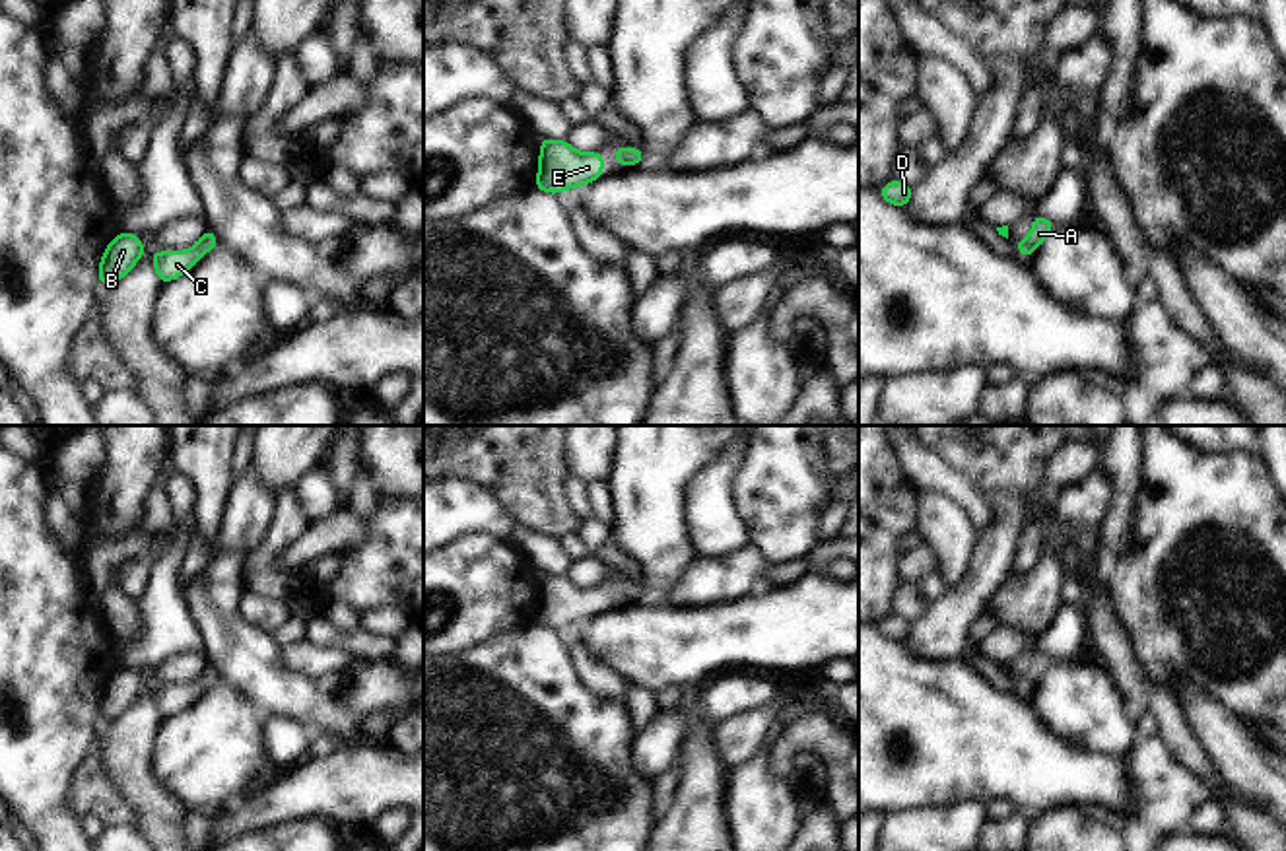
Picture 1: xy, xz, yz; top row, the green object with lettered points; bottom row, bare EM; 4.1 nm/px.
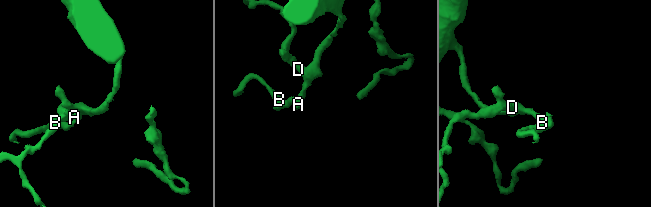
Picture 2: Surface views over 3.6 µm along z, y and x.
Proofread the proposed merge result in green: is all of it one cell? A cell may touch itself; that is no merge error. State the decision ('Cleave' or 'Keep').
Keep.

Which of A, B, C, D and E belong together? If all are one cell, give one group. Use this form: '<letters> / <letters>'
A B C D E

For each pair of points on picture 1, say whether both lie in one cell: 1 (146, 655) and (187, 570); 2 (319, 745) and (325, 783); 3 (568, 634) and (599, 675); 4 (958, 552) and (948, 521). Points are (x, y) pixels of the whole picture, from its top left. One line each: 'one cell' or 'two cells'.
1: two cells
2: two cells
3: one cell
4: one cell

